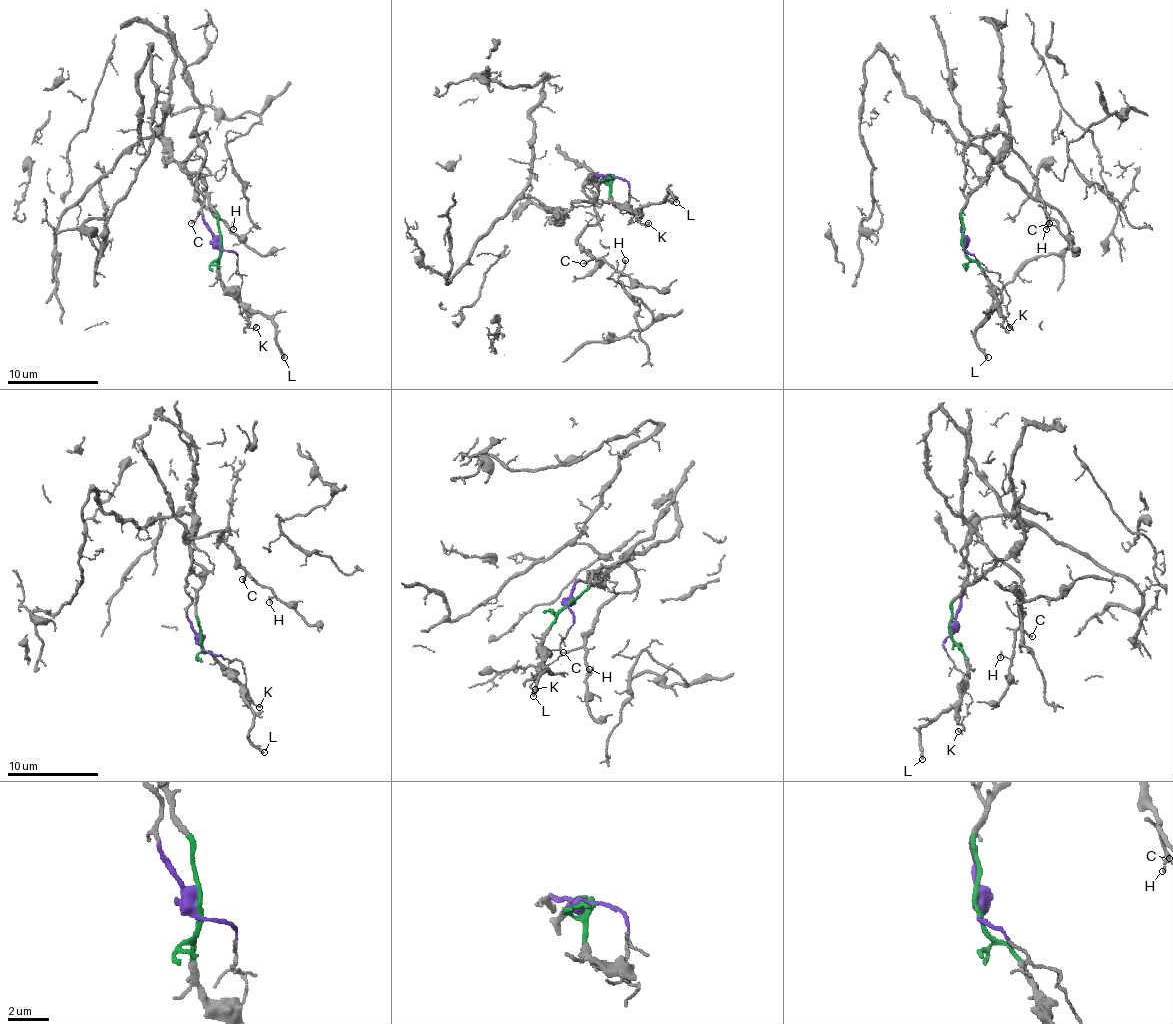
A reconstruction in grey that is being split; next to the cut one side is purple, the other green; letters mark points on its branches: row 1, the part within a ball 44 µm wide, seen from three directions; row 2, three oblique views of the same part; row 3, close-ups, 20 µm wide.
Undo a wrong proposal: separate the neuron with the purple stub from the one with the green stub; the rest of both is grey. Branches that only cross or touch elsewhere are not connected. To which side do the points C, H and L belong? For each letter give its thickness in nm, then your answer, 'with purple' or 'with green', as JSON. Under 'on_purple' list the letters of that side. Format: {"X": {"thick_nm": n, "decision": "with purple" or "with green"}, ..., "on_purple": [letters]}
{"C": {"thick_nm": 150, "decision": "with purple"}, "H": {"thick_nm": 130, "decision": "with purple"}, "L": {"thick_nm": 200, "decision": "with green"}, "on_purple": ["C", "H"]}

